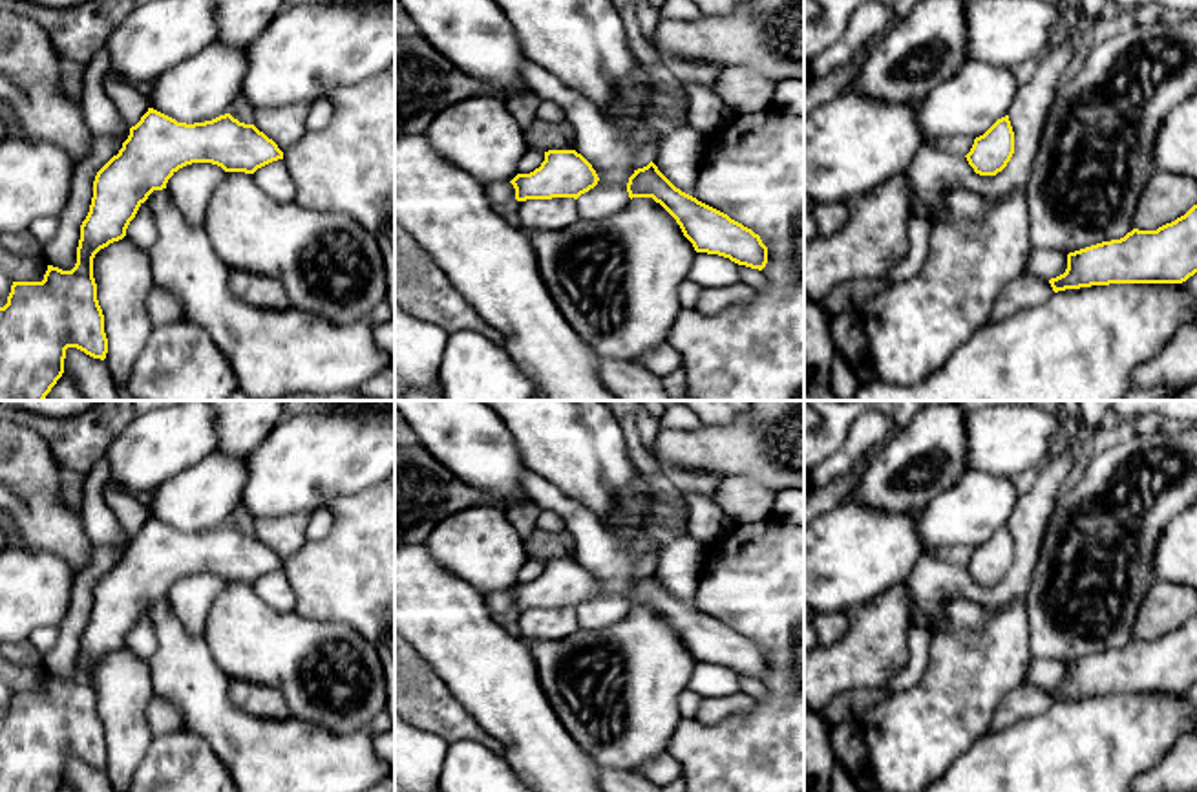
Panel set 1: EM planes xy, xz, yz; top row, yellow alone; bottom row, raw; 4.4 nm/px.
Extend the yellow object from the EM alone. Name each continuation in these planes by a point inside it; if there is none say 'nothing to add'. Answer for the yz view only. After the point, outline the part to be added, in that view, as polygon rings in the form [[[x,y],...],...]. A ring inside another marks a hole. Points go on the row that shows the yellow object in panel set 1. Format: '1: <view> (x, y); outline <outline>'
nothing to add

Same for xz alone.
nothing to add

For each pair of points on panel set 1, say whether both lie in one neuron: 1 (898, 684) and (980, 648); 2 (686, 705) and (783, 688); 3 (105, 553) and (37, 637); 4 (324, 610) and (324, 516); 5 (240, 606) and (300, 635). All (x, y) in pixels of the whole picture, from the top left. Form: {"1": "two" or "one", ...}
{"1": "two", "2": "two", "3": "two", "4": "two", "5": "one"}

